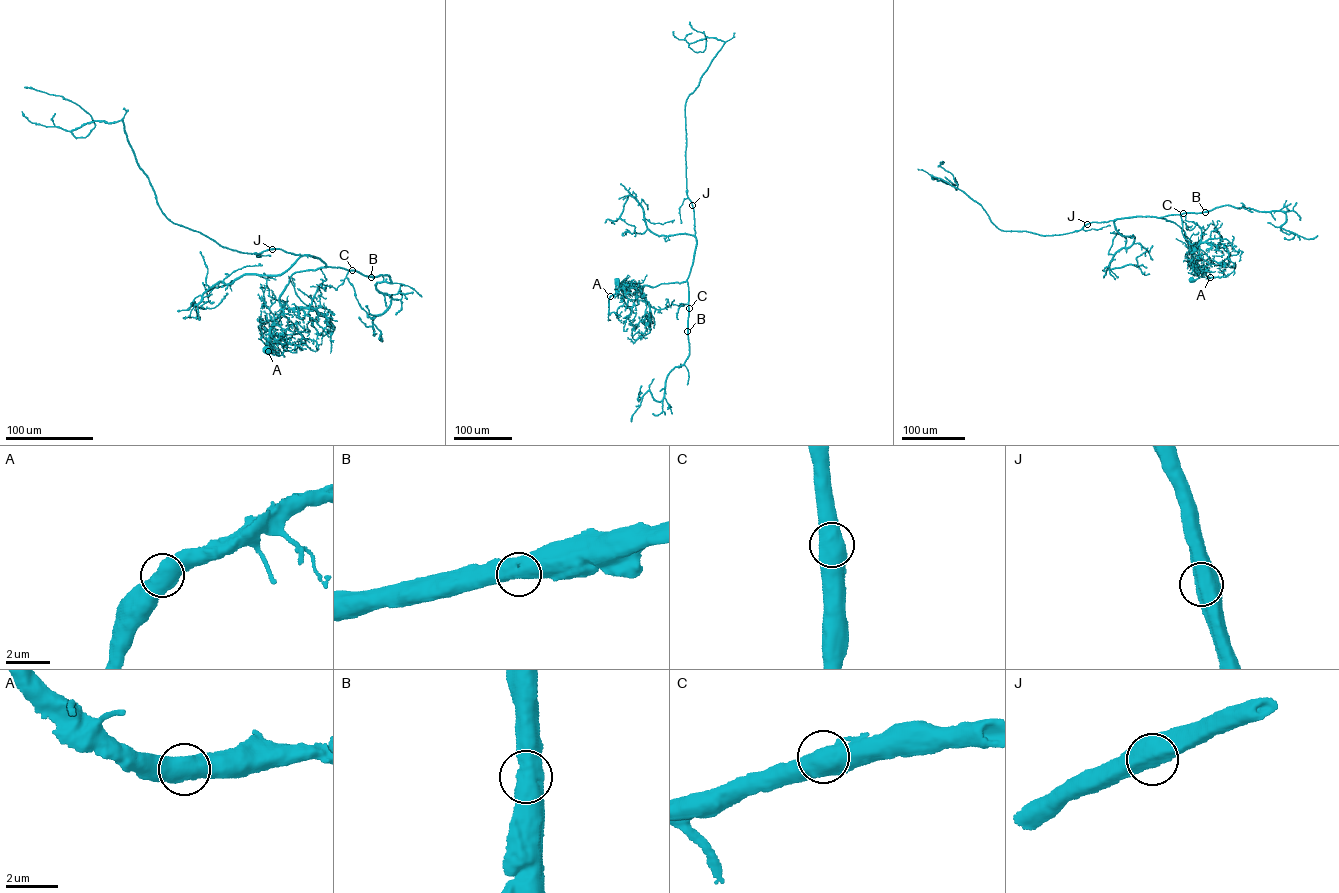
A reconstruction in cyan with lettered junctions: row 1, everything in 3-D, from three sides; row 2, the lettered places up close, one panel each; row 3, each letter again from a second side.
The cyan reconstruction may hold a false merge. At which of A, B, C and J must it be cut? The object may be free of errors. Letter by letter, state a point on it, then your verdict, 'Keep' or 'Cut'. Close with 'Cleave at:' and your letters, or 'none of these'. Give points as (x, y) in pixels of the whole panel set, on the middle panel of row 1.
A: Place: (610, 296). Keep
B: Place: (687, 331). Keep
C: Place: (689, 308). Keep
J: Place: (692, 205). Keep
Cleave at: none of these

